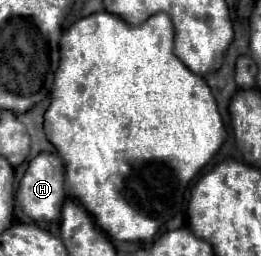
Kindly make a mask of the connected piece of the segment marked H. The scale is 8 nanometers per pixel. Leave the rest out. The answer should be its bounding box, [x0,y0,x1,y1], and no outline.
[17,153,65,221]

